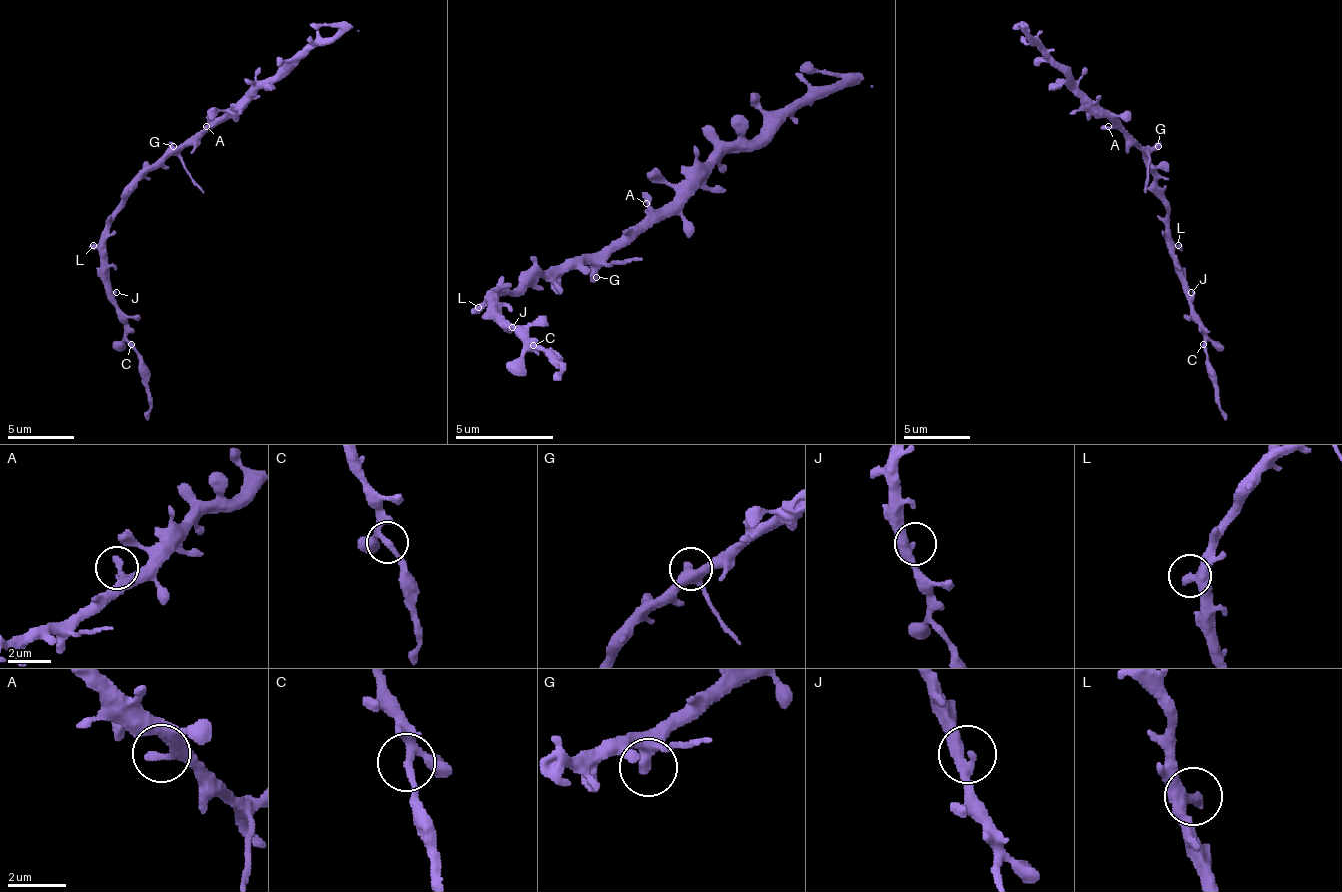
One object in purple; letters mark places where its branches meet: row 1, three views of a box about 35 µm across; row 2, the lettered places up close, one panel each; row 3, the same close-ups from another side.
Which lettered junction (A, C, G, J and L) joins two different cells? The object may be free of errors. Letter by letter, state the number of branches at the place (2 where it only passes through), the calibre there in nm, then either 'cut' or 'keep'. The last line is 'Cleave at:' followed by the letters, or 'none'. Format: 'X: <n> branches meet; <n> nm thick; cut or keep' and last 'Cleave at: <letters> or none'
A: 2 branches meet; 280 nm thick; keep
C: 3 branches meet; 240 nm thick; keep
G: 2 branches meet; 360 nm thick; keep
J: 2 branches meet; 340 nm thick; keep
L: 2 branches meet; 320 nm thick; keep
Cleave at: none

